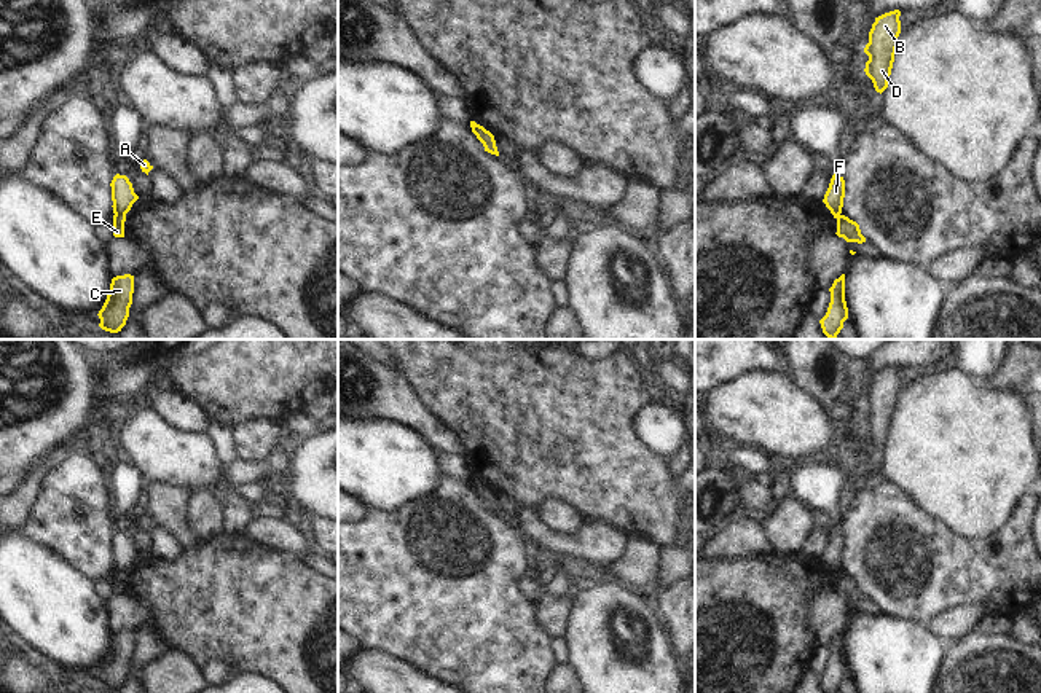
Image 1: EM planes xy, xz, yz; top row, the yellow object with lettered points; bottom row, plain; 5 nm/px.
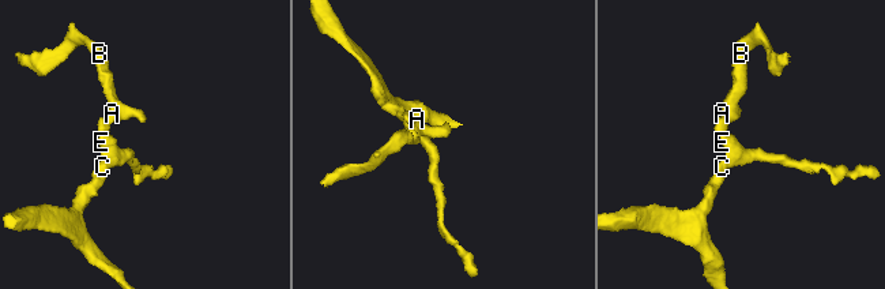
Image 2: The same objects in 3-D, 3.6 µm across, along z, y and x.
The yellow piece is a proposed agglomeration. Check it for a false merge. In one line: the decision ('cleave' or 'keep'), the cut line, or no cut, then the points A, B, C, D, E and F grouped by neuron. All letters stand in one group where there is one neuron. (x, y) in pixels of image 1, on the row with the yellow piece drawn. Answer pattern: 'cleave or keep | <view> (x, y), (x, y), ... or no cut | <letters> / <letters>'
cleave | xy (115, 214), (125, 215) | A B D F / C E

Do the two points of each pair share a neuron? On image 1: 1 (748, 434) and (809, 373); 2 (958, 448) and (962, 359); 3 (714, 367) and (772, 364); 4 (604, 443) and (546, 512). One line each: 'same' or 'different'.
1: different
2: different
3: same
4: different

